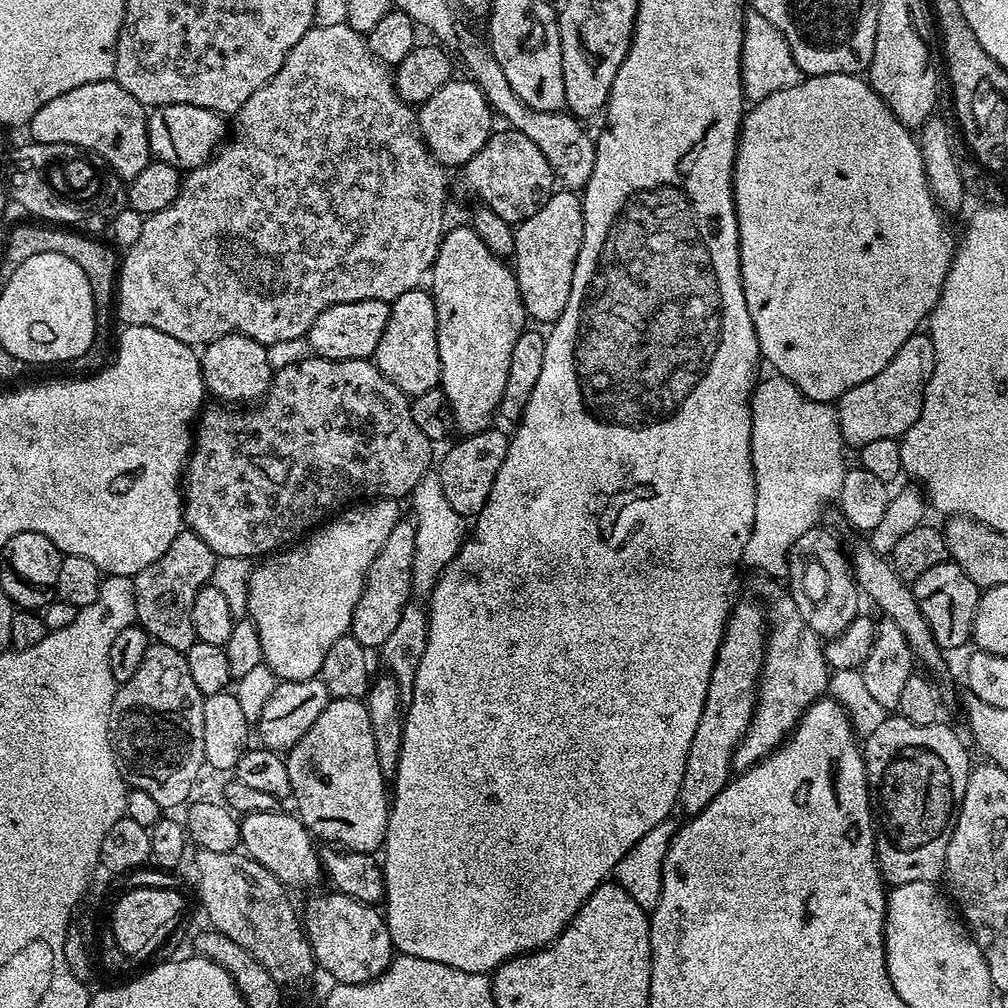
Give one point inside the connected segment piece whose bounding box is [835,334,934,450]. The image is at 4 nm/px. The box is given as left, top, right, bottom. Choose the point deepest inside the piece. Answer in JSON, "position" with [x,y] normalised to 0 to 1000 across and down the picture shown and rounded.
{"position":[878,403]}

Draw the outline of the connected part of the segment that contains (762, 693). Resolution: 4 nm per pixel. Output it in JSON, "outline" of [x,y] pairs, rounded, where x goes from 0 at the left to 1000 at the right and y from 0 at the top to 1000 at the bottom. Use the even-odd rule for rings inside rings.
{"outline":[[[758,573],[755,576],[749,590],[760,604],[758,659],[754,663],[746,715],[726,749],[726,760],[731,767],[740,765],[773,742],[790,725],[790,718],[798,711],[802,699],[814,693],[821,686],[823,664],[814,632],[800,621],[788,601],[786,588],[773,574]]]}

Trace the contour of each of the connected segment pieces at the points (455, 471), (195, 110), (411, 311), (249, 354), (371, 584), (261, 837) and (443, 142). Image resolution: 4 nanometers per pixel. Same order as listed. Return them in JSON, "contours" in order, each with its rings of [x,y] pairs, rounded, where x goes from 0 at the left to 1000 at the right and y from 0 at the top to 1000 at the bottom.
{"contours":[[[[485,423],[482,427],[471,429],[469,433],[460,433],[441,450],[436,453],[435,471],[438,478],[438,486],[446,502],[454,506],[461,514],[471,514],[482,502],[486,494],[486,482],[490,482],[490,474],[494,474],[494,466],[498,466],[498,458],[502,458],[505,430],[493,423]]],[[[160,103],[147,111],[147,140],[152,156],[177,169],[189,169],[205,163],[223,139],[223,116],[207,107],[188,103]]],[[[420,285],[403,288],[403,292],[388,299],[387,315],[379,329],[379,339],[375,339],[371,360],[375,368],[406,395],[423,391],[423,387],[436,382],[435,319],[428,289]]],[[[230,329],[226,333],[216,335],[201,342],[197,355],[203,386],[209,392],[211,389],[218,396],[215,398],[223,402],[242,403],[247,399],[257,398],[270,382],[272,366],[268,363],[265,344],[252,339],[247,333]]],[[[398,514],[387,526],[383,538],[379,538],[379,546],[371,554],[365,571],[361,575],[361,584],[355,593],[355,601],[351,601],[347,630],[361,643],[376,645],[379,637],[393,624],[395,613],[399,613],[399,605],[411,591],[409,582],[409,559],[411,558],[411,530],[413,522],[408,515]]],[[[289,805],[248,808],[238,813],[238,837],[244,848],[272,867],[287,882],[306,881],[319,873],[319,849],[312,830]]],[[[459,78],[444,79],[442,85],[438,85],[435,93],[416,104],[413,111],[413,125],[417,128],[417,136],[421,138],[421,143],[432,159],[444,169],[455,168],[466,161],[466,157],[470,157],[470,153],[474,153],[474,149],[484,143],[490,130],[490,112],[479,89],[472,84],[471,79]]]]}

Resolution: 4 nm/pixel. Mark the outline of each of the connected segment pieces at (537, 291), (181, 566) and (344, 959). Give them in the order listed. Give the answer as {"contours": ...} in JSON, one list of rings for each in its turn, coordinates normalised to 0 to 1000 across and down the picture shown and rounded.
{"contours":[[[[567,188],[549,189],[548,195],[526,216],[511,223],[510,269],[516,295],[525,318],[547,323],[565,300],[565,284],[569,280],[569,264],[579,235],[579,204]]],[[[181,526],[173,538],[169,538],[169,546],[165,546],[161,554],[149,558],[145,565],[134,571],[135,614],[154,638],[173,641],[173,645],[184,649],[194,638],[190,616],[192,593],[196,593],[196,585],[209,576],[215,555],[214,549],[200,538],[200,534],[196,534],[196,530]]],[[[332,883],[317,885],[306,893],[306,898],[300,901],[300,920],[310,939],[311,950],[317,964],[330,968],[328,971],[335,976],[358,976],[375,970],[389,957],[391,941],[385,916],[381,914],[378,902],[368,897],[360,897],[343,887]]]]}

